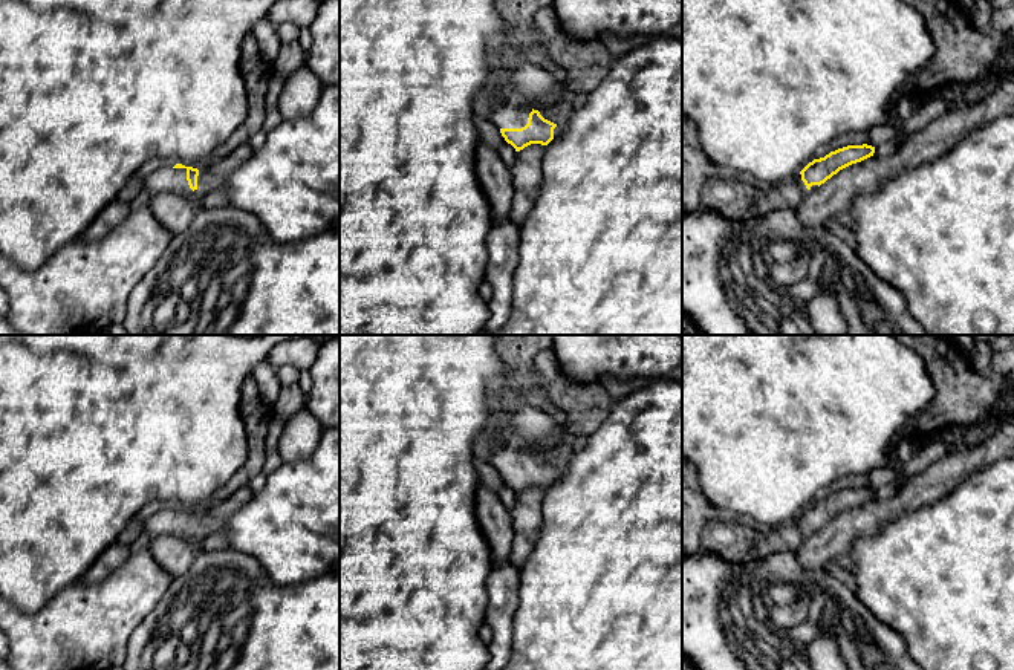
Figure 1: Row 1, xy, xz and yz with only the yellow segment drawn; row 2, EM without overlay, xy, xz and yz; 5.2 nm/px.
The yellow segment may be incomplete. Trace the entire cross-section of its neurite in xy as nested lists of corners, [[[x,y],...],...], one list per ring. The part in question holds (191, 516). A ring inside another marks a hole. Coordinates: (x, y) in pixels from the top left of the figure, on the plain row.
[[[176,506],[173,511],[165,509],[144,522],[144,532],[151,538],[161,535],[188,537],[197,532],[199,512]]]

